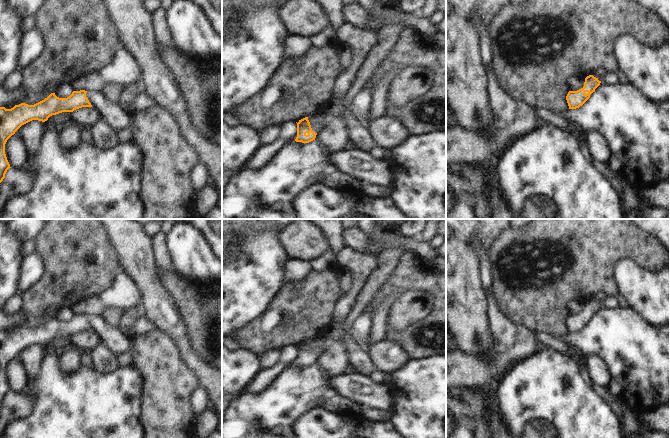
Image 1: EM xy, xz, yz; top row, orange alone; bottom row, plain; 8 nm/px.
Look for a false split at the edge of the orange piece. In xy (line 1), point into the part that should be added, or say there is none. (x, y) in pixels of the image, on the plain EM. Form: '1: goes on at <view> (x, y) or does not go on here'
1: goes on at xy (111, 337)

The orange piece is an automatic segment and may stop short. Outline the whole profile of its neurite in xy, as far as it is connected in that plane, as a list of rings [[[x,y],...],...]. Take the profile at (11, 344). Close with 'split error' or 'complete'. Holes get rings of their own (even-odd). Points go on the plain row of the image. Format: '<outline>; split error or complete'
[[[73,315],[67,322],[59,322],[51,317],[34,329],[21,327],[11,333],[0,331],[0,407],[11,392],[5,378],[5,368],[22,349],[32,344],[45,346],[52,339],[73,336],[82,331],[94,331],[101,343],[115,356],[131,351],[131,341],[120,328],[107,323],[101,316]]]; split error

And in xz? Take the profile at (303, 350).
[[[305,341],[297,347],[297,361],[295,363],[296,366],[302,366],[302,367],[309,367],[313,364],[315,364],[317,357],[322,353],[323,351],[317,351],[314,349],[311,349],[308,341]]]; split error

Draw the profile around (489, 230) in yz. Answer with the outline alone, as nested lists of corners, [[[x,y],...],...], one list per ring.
[[[479,219],[477,238],[481,242],[480,248],[483,250],[490,250],[494,241],[508,228],[510,228],[510,219]]]

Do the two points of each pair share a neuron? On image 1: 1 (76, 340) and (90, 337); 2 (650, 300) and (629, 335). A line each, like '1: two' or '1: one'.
1: one
2: two

